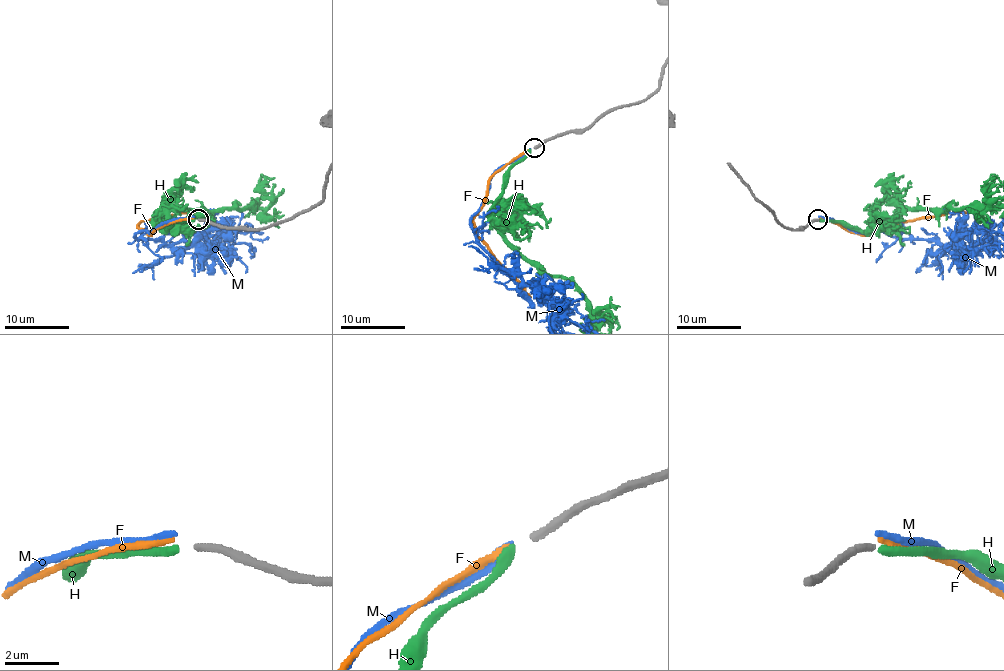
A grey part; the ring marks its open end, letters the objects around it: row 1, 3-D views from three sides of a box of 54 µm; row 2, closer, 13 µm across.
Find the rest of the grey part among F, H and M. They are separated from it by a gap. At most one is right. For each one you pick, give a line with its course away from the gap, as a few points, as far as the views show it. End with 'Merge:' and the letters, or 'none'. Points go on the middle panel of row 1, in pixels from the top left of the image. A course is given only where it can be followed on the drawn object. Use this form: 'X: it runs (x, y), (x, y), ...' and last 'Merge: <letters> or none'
Merge: H

